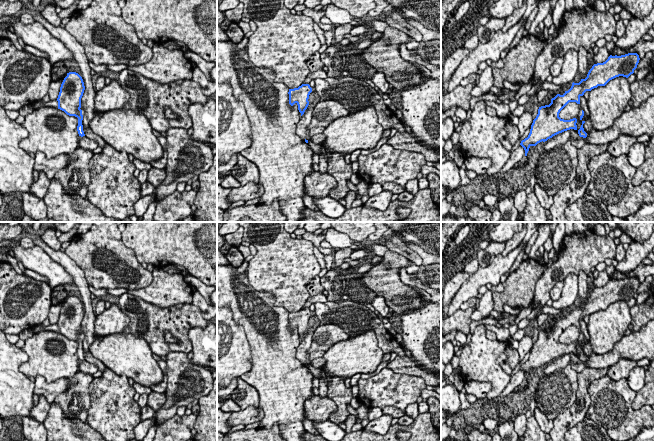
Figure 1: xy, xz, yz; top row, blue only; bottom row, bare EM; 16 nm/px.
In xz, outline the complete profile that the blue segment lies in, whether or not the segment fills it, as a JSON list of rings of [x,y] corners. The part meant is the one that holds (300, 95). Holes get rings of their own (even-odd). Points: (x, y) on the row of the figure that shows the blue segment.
[[[302,84],[298,88],[289,89],[289,104],[293,106],[296,103],[301,116],[309,105],[308,99],[311,92],[312,88],[309,84]]]

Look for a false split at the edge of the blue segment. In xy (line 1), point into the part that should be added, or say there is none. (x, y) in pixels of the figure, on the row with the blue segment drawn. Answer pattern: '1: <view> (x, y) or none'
1: none

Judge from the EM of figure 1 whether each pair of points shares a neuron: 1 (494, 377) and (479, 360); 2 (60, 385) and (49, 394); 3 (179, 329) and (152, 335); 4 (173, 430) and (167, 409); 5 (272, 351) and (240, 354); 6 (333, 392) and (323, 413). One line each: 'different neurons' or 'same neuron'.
1: same neuron
2: same neuron
3: same neuron
4: different neurons
5: different neurons
6: different neurons

